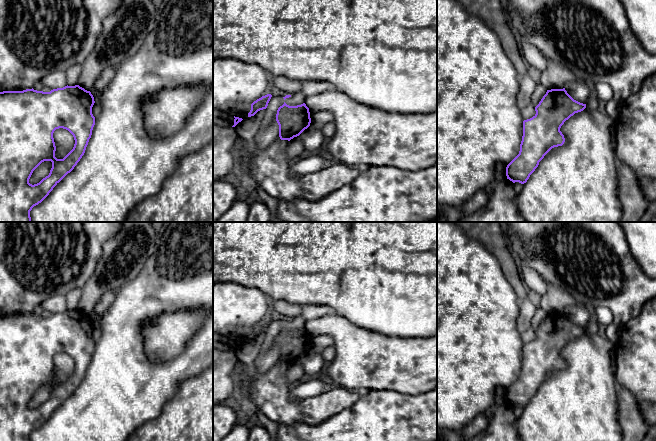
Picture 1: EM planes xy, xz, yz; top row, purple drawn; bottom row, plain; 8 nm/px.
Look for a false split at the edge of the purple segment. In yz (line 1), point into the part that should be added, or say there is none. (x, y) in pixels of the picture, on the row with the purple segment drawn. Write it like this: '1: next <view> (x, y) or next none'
1: next none

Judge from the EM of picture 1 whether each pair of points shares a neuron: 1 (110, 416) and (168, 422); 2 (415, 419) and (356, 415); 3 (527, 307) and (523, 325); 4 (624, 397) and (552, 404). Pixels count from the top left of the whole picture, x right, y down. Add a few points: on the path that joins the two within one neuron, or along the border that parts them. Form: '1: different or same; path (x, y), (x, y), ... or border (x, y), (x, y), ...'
1: different; border (166, 403), (158, 415), (145, 421), (135, 430)
2: same; path (400, 419), (371, 419)
3: same; path (526, 311), (524, 321)
4: different; border (616, 388), (617, 422)

